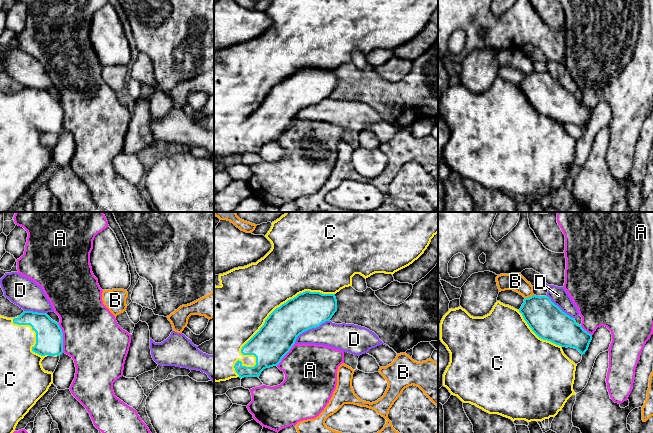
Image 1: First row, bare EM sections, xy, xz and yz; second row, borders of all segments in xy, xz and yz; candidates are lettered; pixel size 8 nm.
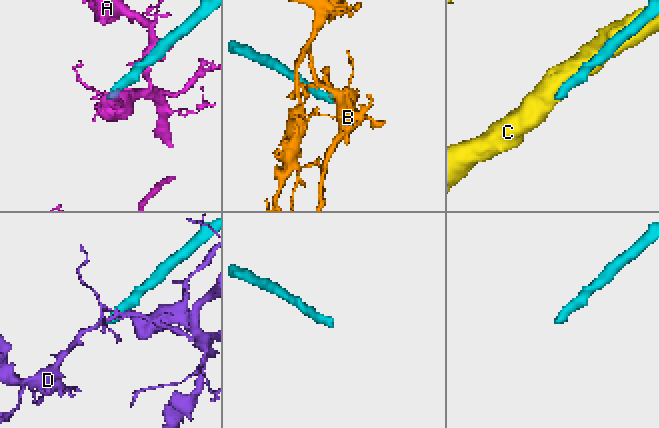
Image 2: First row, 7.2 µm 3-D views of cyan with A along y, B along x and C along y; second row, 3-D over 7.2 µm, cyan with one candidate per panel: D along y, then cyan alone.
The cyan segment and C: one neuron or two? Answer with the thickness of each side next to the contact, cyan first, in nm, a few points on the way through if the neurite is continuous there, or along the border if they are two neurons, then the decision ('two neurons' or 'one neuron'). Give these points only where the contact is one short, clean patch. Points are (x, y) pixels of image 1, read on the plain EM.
300/480 nm | one neuron

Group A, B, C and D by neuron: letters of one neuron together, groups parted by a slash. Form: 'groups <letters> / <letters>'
groups A / B / C / D

